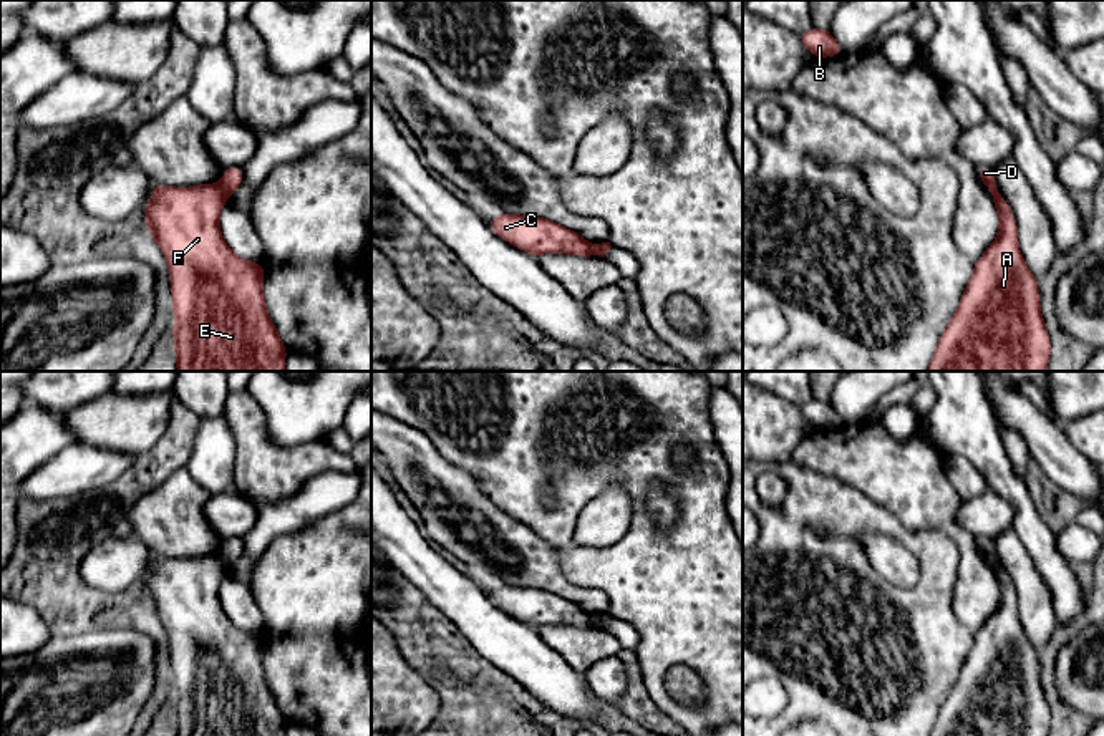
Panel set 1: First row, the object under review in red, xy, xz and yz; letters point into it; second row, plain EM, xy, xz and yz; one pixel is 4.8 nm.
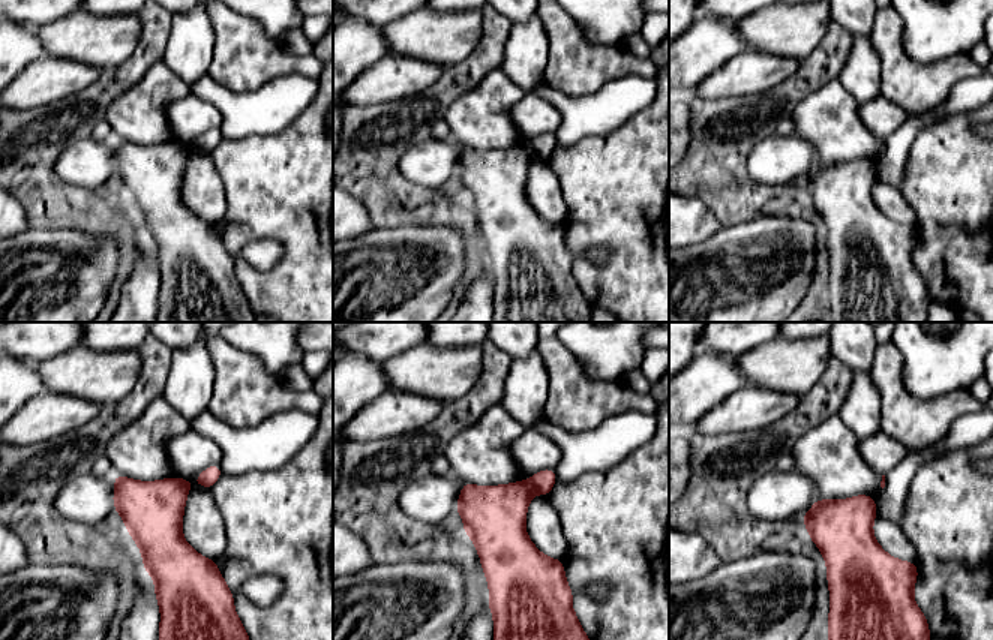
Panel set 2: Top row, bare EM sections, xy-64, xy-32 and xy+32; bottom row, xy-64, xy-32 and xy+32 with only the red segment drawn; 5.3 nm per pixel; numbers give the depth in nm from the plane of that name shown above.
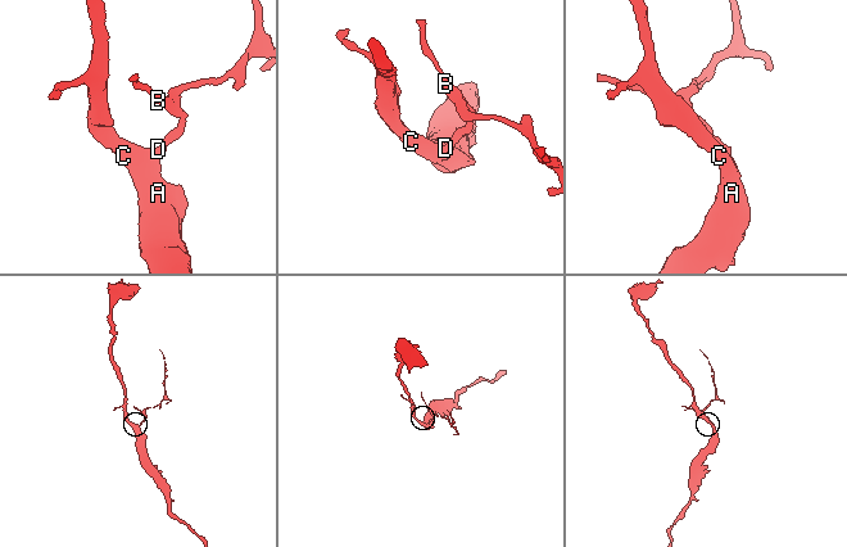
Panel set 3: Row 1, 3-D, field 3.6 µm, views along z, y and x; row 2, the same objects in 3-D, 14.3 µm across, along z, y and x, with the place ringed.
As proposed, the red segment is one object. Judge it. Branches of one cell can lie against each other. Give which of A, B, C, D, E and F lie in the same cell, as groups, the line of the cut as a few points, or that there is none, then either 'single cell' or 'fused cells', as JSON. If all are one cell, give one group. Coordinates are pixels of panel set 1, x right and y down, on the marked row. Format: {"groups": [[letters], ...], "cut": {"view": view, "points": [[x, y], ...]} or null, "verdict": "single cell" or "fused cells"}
{"groups": [["A", "C", "E", "F"], ["B", "D"]], "cut": {"view": "xy", "points": [[221, 183], [227, 196]]}, "verdict": "fused cells"}

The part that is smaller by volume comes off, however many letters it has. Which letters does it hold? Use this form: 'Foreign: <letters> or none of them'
Foreign: B, D

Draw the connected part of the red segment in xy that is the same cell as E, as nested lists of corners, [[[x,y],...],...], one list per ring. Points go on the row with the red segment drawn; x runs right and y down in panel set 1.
[[[154,184],[144,206],[146,230],[169,267],[177,371],[285,371],[287,348],[269,317],[259,262],[244,260],[225,244],[219,219],[227,201],[222,184],[174,187]]]

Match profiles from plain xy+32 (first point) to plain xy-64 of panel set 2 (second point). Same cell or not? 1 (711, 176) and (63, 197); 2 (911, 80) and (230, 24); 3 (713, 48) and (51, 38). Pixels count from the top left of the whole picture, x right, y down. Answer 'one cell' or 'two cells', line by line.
1: one cell
2: one cell
3: two cells

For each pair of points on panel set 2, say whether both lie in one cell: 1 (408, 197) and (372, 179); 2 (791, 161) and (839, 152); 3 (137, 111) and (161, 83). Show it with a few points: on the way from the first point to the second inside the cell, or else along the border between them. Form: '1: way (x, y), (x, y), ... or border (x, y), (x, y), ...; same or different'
1: way (399, 197), (390, 197), (381, 188); same
2: border (795, 134), (815, 149), (819, 159); different
3: way (144, 104), (156, 90); same

